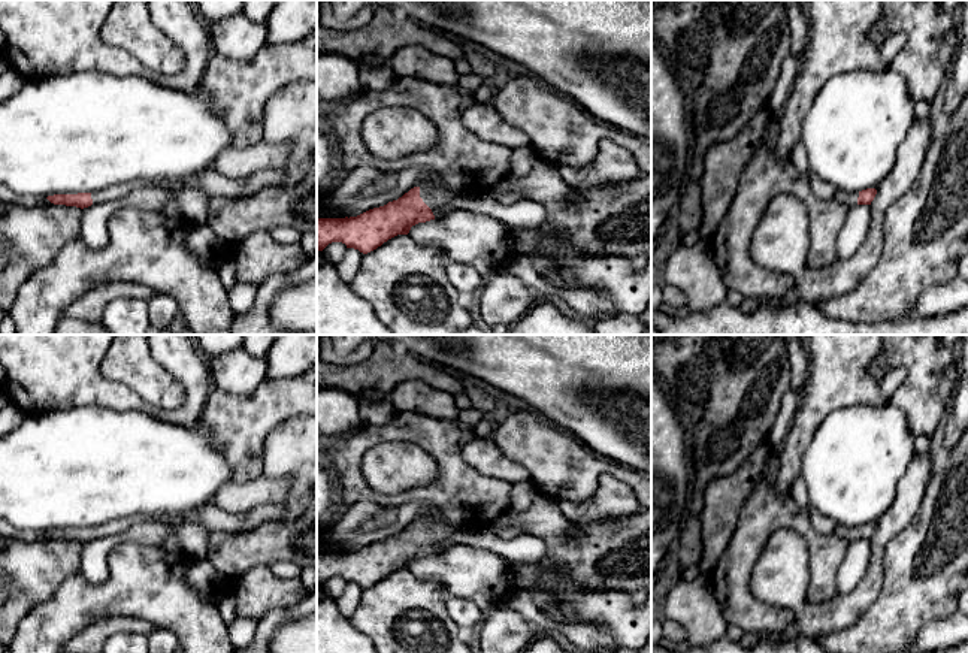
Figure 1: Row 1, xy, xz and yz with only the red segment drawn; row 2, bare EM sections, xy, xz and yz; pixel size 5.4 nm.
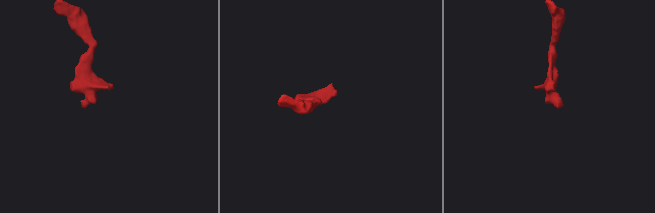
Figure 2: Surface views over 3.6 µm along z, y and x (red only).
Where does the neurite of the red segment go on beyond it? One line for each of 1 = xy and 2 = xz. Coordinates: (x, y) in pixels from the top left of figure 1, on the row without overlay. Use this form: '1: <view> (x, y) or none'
1: xy (117, 526)
2: xz (435, 532)

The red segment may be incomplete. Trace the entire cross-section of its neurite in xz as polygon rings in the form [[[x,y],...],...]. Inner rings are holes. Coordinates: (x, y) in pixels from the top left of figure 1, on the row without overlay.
[[[414,522],[397,535],[357,551],[317,553],[317,586],[342,577],[367,589],[397,569],[408,569],[418,557],[442,553],[442,542],[463,530],[441,522]]]

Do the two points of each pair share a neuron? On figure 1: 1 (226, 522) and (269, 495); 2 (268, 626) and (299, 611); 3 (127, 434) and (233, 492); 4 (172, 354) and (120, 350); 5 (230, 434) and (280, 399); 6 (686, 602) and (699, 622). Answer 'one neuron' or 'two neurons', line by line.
1: two neurons
2: one neuron
3: two neurons
4: two neurons
5: one neuron
6: one neuron

